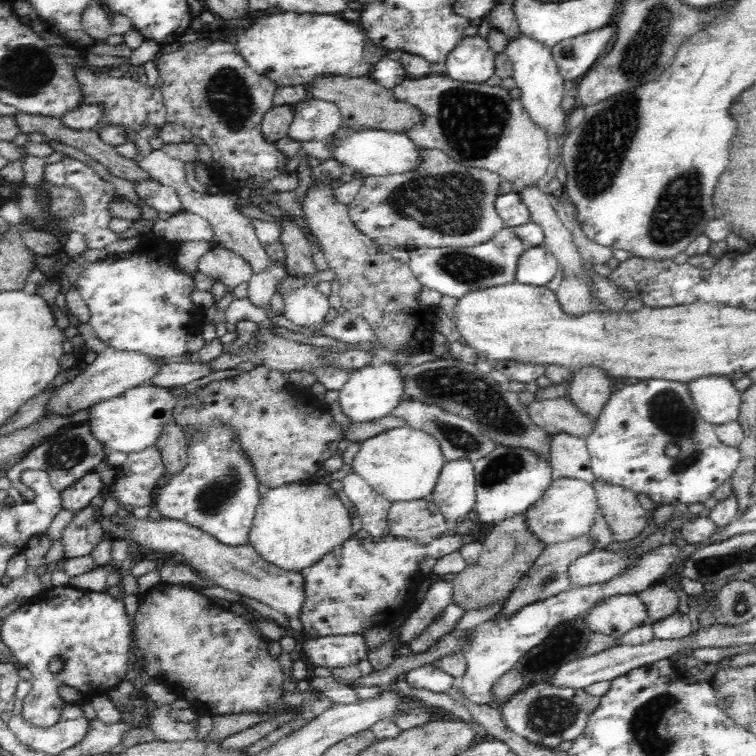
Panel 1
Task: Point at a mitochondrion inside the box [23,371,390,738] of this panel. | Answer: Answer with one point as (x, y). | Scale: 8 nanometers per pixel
(212, 498)

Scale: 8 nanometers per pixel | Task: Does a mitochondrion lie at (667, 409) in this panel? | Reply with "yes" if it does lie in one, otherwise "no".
yes

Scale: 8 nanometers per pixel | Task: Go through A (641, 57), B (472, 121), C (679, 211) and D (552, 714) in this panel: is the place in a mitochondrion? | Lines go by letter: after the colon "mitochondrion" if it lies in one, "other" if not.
A: mitochondrion
B: mitochondrion
C: mitochondrion
D: mitochondrion

